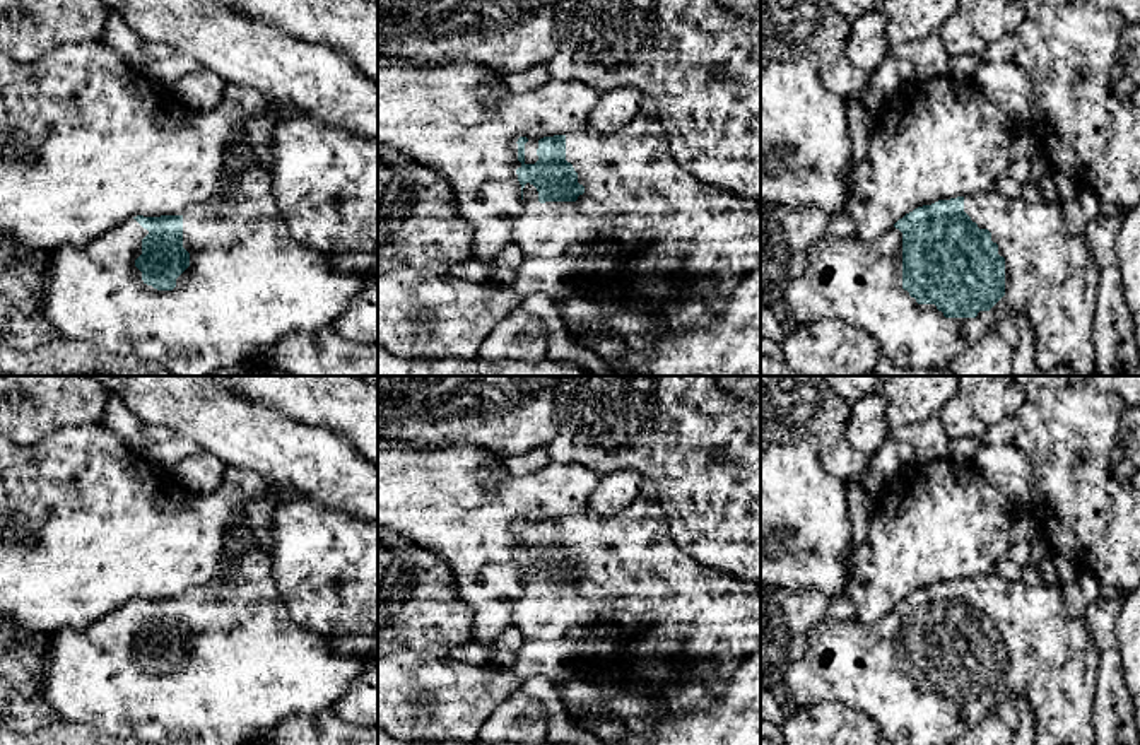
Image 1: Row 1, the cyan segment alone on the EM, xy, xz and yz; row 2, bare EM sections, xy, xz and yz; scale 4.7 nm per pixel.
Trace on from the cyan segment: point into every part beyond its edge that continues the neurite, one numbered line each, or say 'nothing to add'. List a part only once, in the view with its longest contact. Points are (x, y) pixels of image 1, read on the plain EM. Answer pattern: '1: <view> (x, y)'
1: yz (1050, 658)

